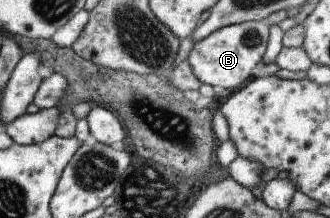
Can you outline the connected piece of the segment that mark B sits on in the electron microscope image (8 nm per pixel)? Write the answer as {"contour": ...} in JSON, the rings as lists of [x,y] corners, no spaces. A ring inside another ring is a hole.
{"contour":[[[263,20],[223,26],[192,44],[187,54],[187,64],[200,83],[209,84],[218,90],[239,89],[253,77],[251,70],[263,56],[268,34],[269,27]]]}

